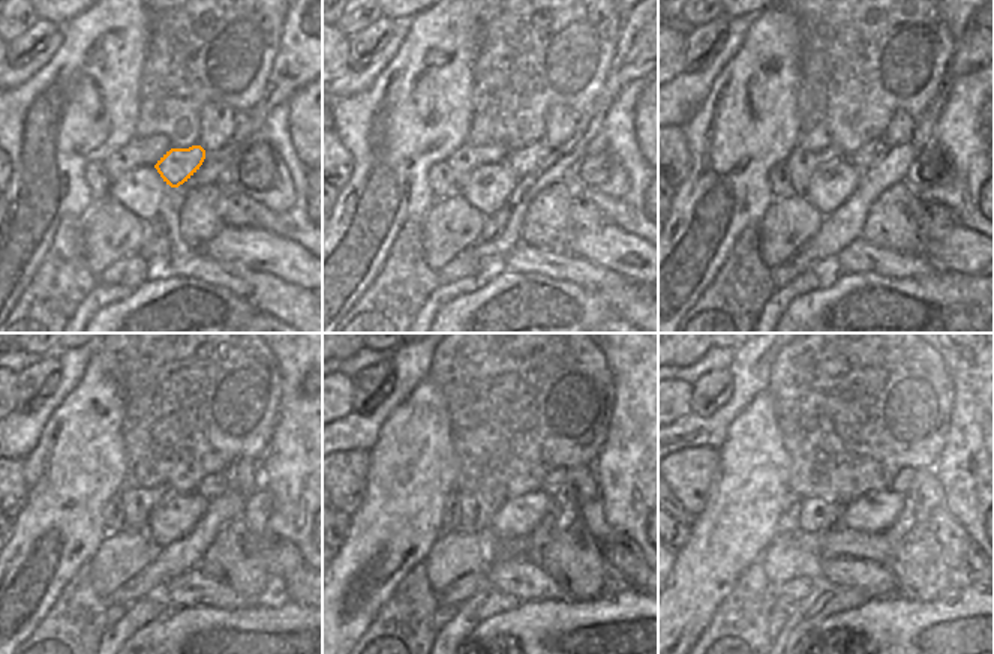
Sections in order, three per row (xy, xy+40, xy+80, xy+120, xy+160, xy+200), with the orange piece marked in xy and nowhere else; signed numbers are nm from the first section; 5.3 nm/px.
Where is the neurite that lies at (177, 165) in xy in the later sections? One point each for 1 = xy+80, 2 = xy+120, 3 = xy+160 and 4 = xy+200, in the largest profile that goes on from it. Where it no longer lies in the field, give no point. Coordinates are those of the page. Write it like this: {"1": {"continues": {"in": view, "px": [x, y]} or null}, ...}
{"1": {"continues": {"in": "xy+80", "px": [874, 150]}}, "2": {"continues": {"in": "xy+120", "px": [212, 486]}}, "3": {"continues": {"in": "xy+160", "px": [552, 485]}}, "4": {"continues": {"in": "xy+200", "px": [903, 482]}}}

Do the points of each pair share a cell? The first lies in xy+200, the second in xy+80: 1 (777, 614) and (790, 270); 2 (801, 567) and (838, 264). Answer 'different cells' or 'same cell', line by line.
1: same cell
2: different cells

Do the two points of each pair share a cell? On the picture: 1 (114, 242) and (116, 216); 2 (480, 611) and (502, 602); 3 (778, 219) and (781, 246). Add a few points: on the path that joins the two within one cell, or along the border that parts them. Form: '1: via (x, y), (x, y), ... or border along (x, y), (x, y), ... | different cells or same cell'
1: via (114, 236), (114, 222) | same cell
2: via (486, 605), (496, 602) | same cell
3: via (781, 225), (781, 240) | same cell

